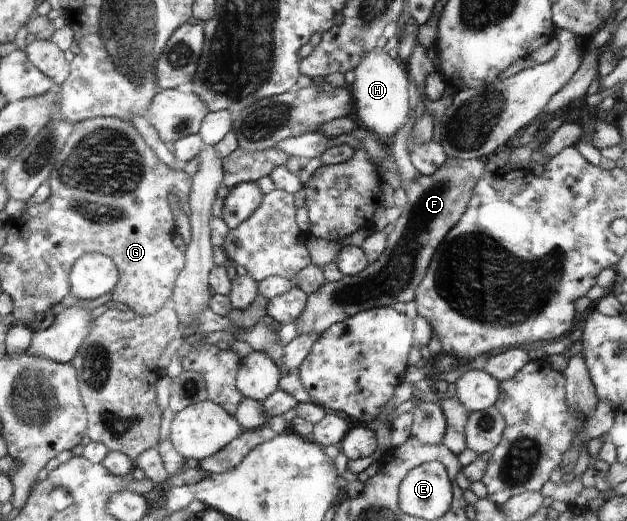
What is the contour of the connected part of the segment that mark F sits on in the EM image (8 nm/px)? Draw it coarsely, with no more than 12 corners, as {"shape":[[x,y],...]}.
{"shape":[[447,157],[404,185],[387,246],[327,281],[296,319],[322,335],[362,311],[412,302],[464,215],[484,160]]}

